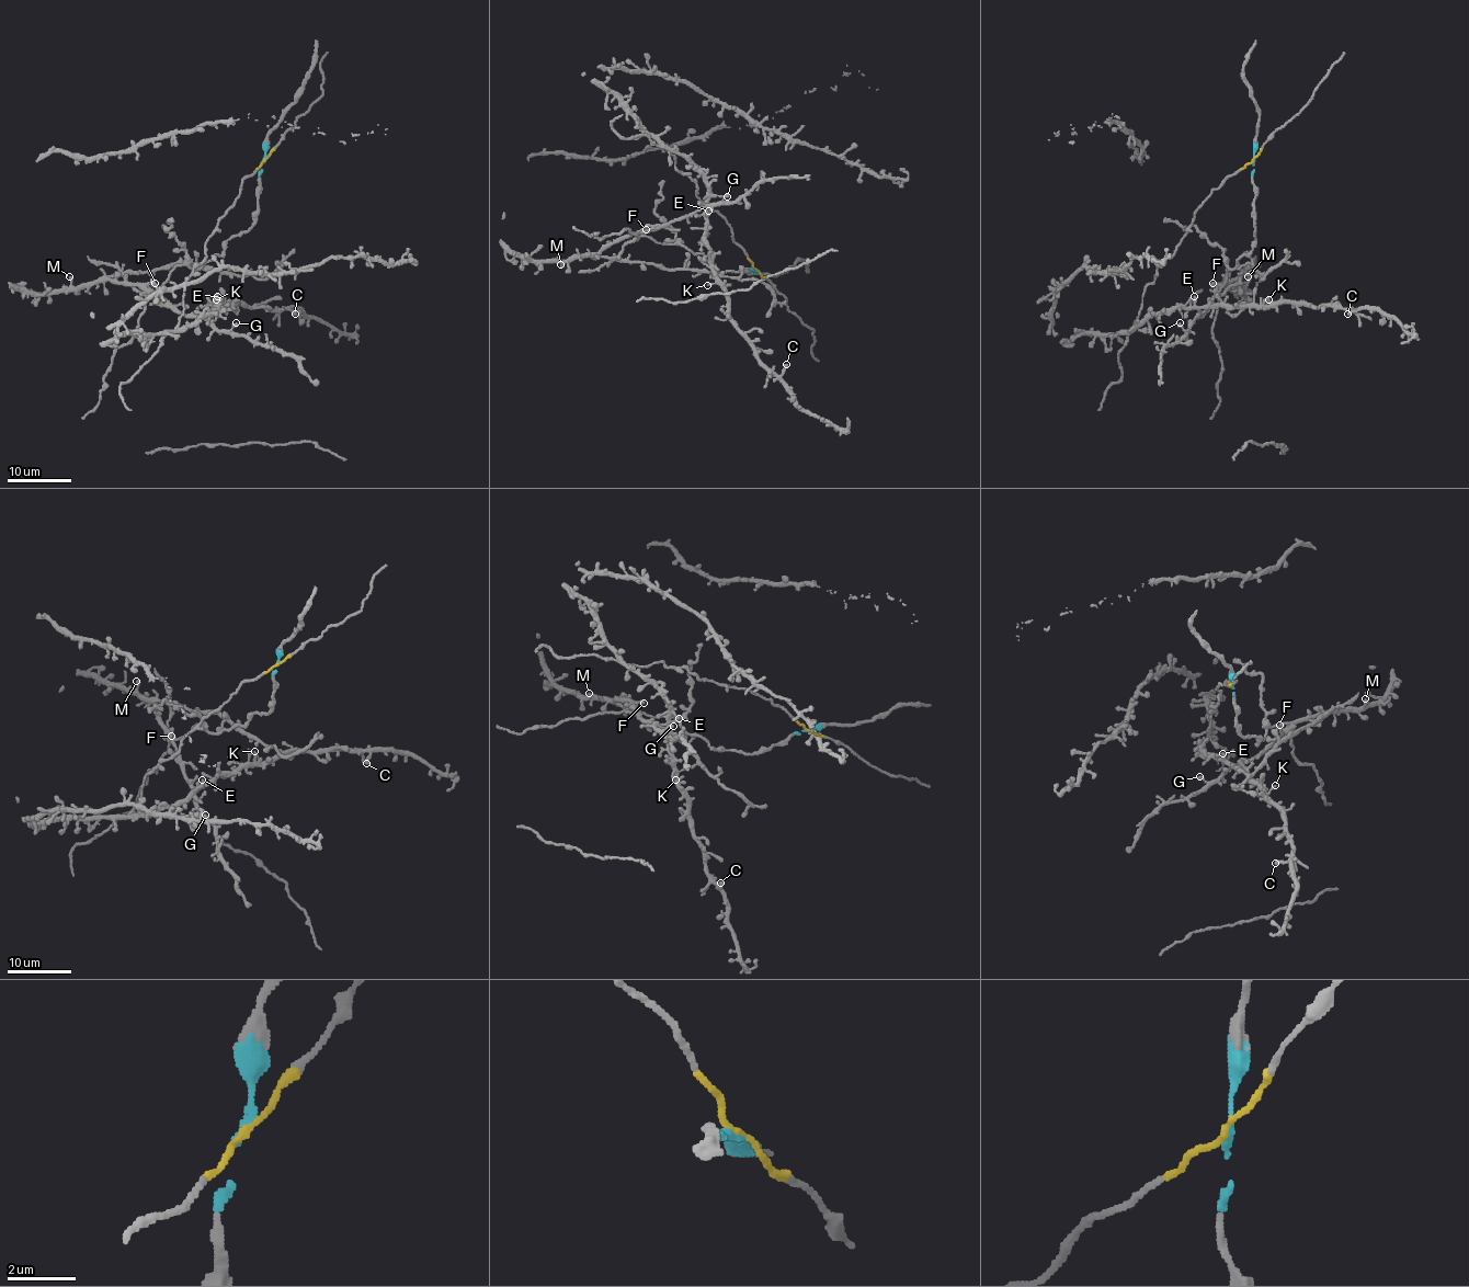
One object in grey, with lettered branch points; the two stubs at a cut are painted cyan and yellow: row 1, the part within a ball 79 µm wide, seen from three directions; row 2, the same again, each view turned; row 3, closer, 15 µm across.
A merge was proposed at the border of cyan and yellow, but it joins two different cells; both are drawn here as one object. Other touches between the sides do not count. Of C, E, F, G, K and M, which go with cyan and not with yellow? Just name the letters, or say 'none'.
F, G, M

